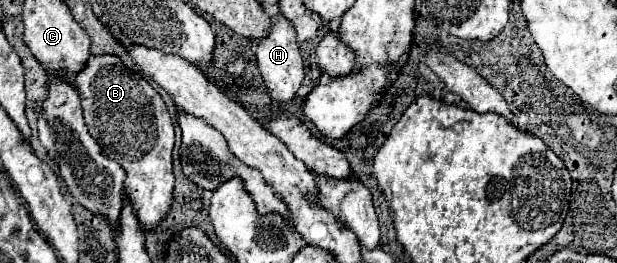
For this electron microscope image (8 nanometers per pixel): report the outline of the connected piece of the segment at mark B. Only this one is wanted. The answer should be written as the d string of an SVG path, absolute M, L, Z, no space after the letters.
M91 54L85 68L75 76L89 134L101 144L103 154L113 158L127 172L125 194L145 234L153 232L173 206L173 144L175 124L161 98L147 78L129 70L117 54Z

